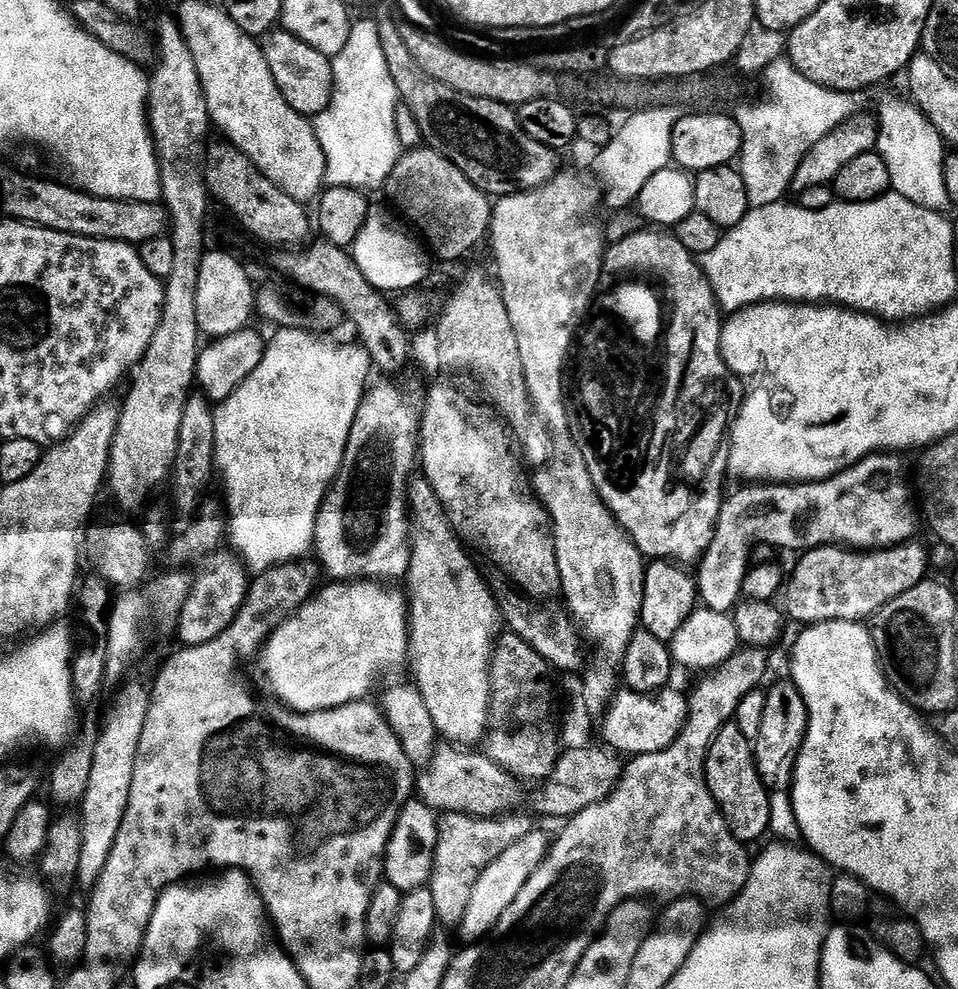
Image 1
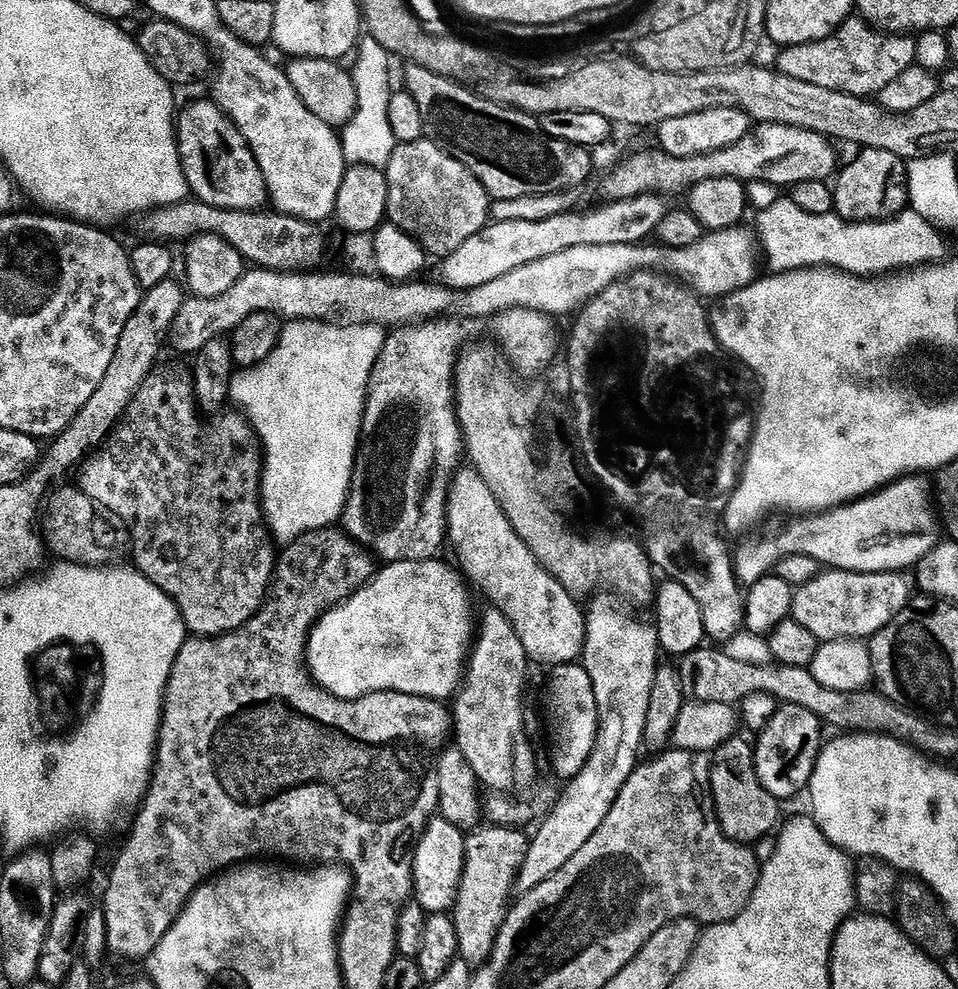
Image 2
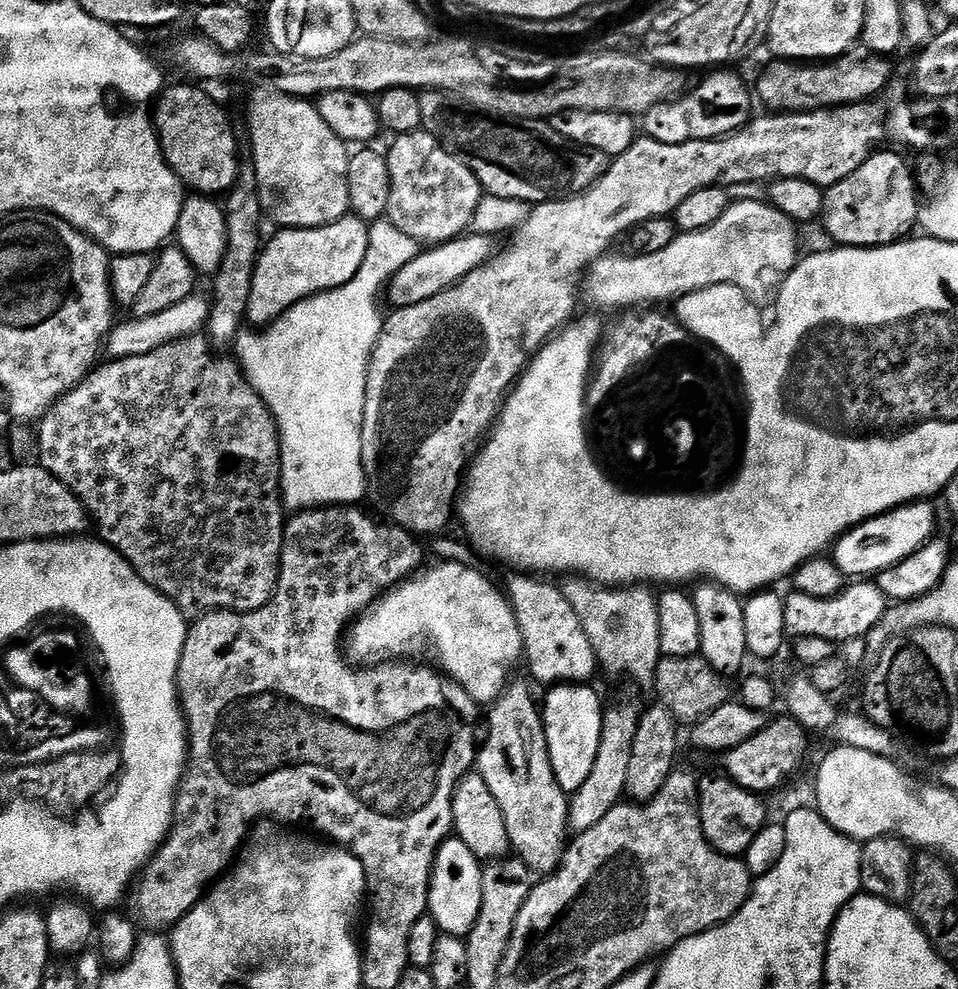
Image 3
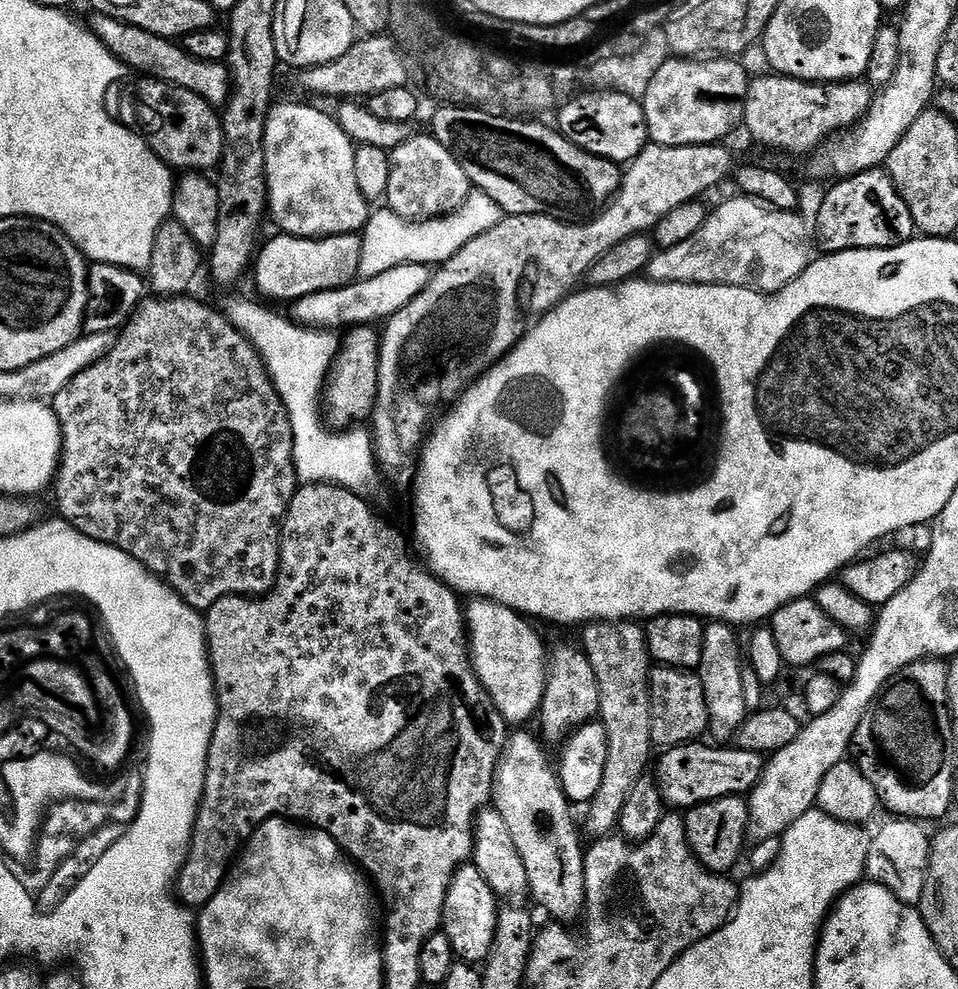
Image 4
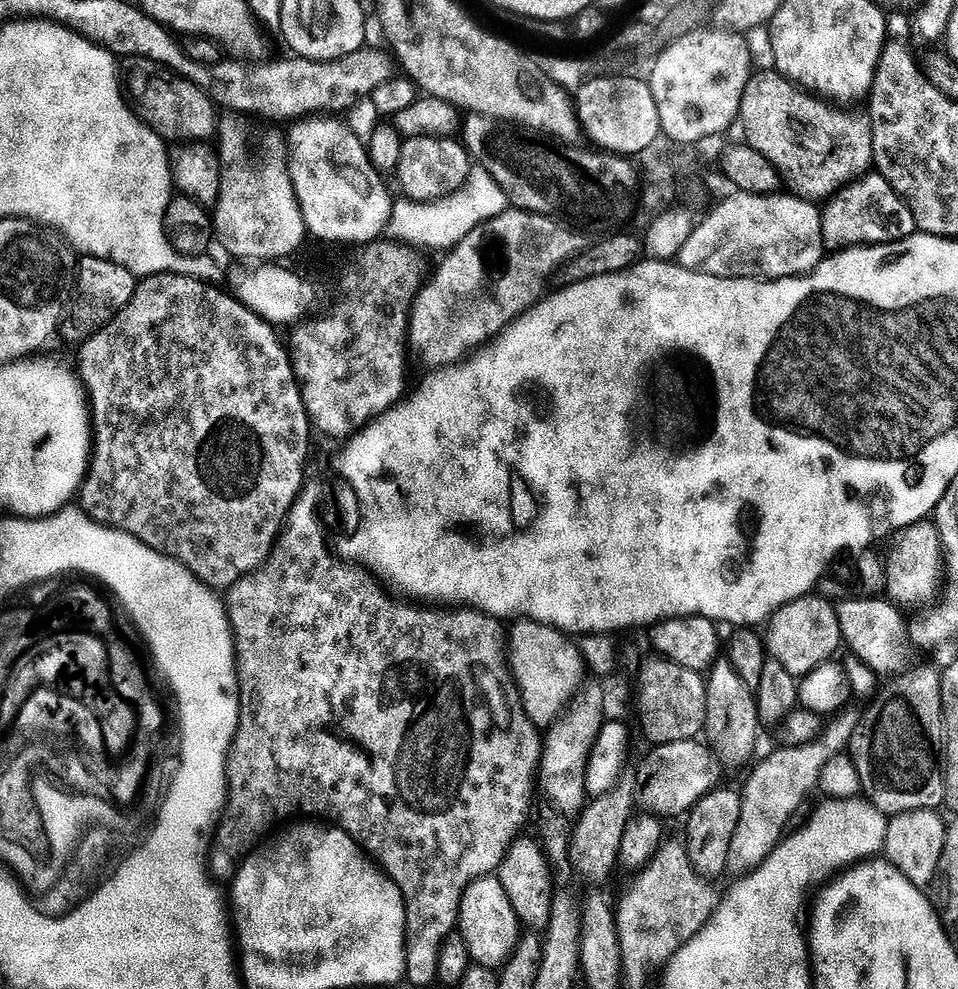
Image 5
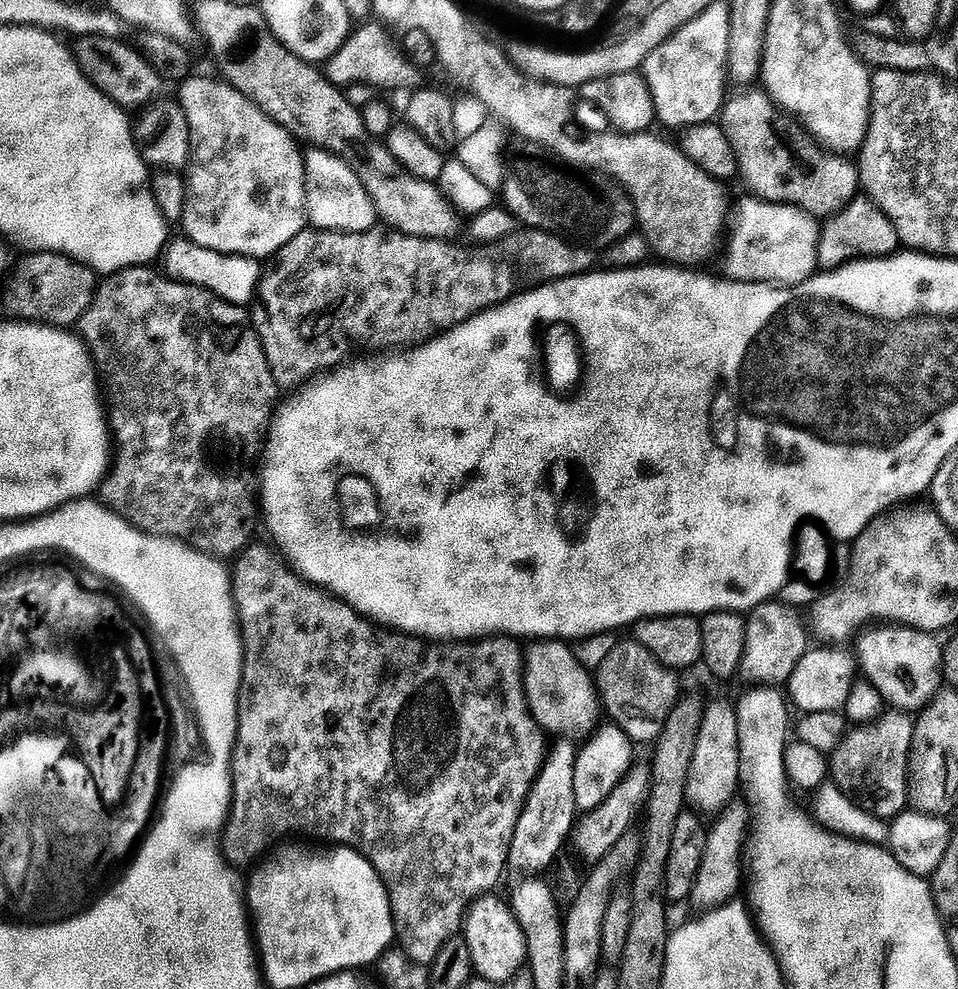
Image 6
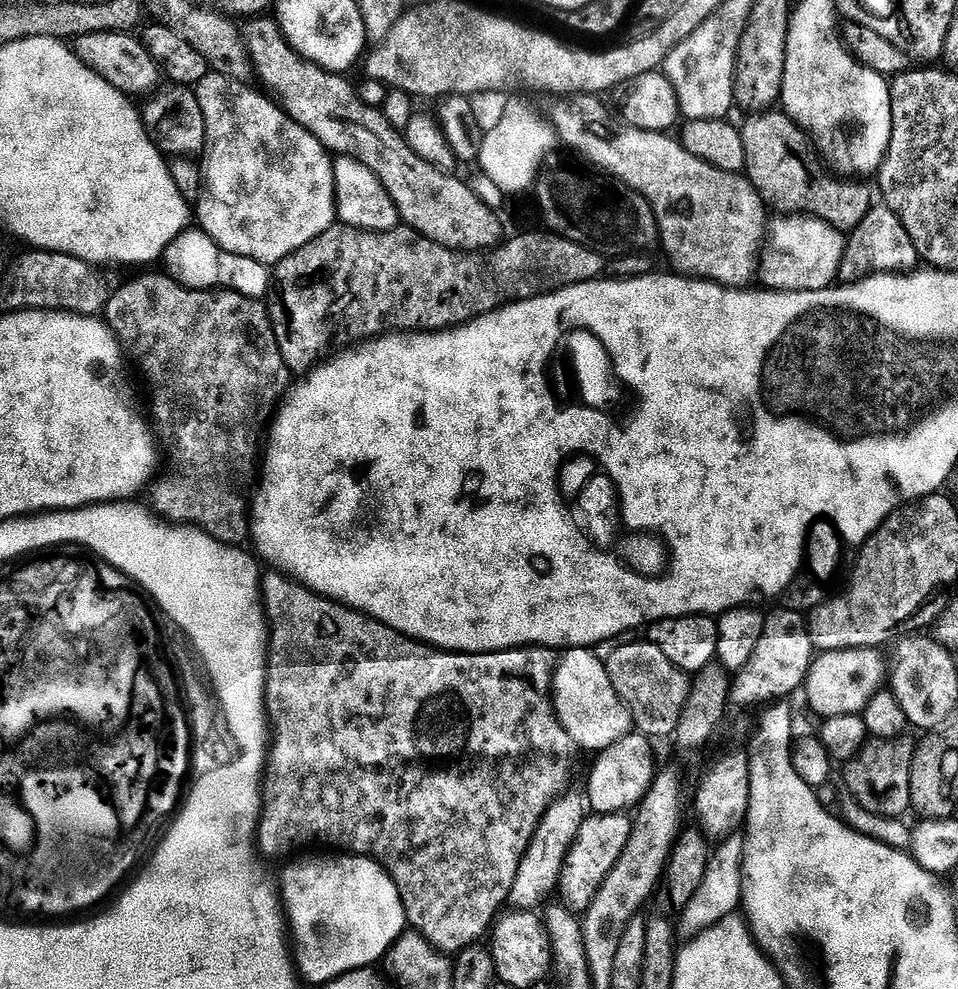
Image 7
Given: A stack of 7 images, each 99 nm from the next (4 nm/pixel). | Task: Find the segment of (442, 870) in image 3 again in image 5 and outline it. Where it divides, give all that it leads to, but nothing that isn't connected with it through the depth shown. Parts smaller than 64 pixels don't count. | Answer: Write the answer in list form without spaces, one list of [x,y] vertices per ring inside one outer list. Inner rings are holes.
[[[495,875],[483,876],[465,890],[460,902],[458,935],[468,947],[471,963],[481,964],[484,968],[503,969],[516,951],[516,945],[522,939],[522,925]]]

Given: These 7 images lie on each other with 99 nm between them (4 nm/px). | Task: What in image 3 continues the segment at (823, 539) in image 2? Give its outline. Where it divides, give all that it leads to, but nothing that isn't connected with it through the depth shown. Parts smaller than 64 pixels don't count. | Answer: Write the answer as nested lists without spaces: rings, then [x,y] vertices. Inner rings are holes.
[[[913,502],[881,516],[857,524],[848,529],[834,545],[834,559],[837,568],[848,578],[864,578],[871,572],[877,574],[888,568],[895,568],[909,556],[914,555],[920,548],[933,539],[932,531],[936,528],[936,512],[928,502]]]

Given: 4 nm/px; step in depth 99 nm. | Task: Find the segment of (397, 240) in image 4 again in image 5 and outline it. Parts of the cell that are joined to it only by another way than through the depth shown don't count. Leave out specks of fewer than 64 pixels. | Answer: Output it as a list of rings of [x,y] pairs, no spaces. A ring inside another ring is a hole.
[[[460,190],[452,193],[451,196],[443,200],[434,201],[411,201],[407,198],[397,199],[392,205],[392,214],[389,220],[389,231],[391,235],[400,240],[413,244],[417,248],[436,248],[444,252],[451,250],[461,240],[468,236],[474,228],[474,224],[468,222],[470,216],[466,213],[466,208],[472,215],[484,219],[484,222],[491,221],[507,210],[507,197],[501,191],[495,191],[492,200],[474,200],[466,206],[466,196]]]

